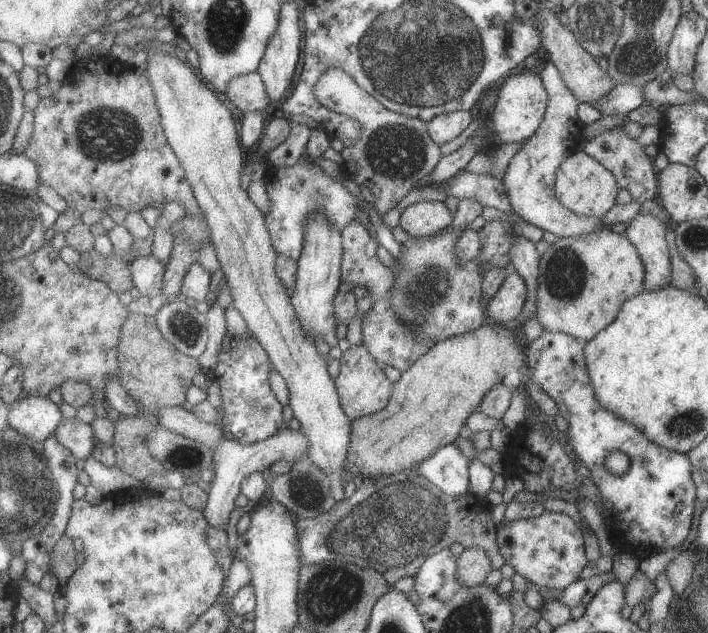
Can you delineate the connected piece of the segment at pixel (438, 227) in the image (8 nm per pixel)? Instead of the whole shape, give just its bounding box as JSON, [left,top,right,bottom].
[401,201,453,237]

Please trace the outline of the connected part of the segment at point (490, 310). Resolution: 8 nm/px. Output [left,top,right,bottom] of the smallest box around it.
[485,271,527,331]

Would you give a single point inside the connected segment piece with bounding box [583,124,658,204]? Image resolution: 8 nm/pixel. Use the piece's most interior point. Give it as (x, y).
(615, 149)

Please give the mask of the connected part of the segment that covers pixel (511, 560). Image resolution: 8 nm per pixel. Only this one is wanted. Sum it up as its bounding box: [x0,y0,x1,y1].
[497,511,588,590]

